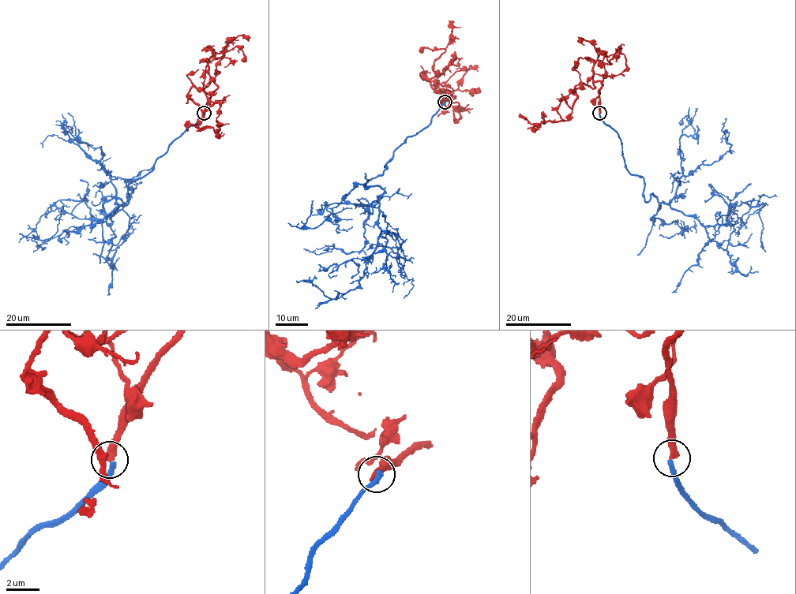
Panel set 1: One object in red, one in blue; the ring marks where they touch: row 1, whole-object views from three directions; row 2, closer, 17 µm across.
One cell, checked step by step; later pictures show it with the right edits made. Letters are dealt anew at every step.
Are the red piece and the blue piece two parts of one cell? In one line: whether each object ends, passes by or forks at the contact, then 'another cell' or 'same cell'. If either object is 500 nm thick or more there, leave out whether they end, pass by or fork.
red ends there; blue ends there; another cell

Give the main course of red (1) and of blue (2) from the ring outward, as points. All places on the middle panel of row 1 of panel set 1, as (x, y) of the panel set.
1: (444, 102), (455, 97), (448, 91), (437, 92), (423, 76), (439, 74), (433, 63), (453, 28), (461, 27)
2: (444, 101), (428, 125), (394, 151), (383, 173), (364, 185), (384, 190), (378, 243), (359, 285), (315, 308)

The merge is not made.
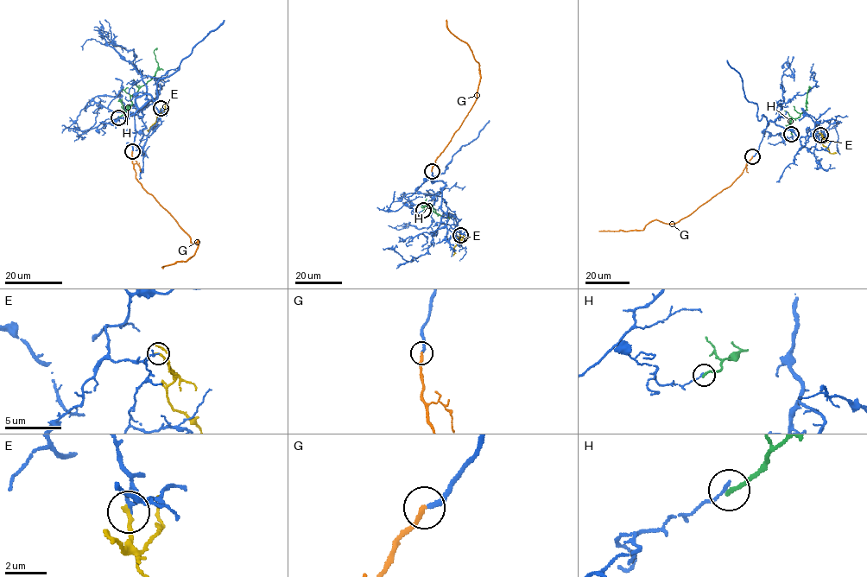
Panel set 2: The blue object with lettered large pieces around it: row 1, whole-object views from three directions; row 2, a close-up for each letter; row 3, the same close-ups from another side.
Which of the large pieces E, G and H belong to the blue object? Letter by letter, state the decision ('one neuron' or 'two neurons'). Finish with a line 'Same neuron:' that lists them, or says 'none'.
E: two neurons
G: one neuron
H: two neurons
Same neuron: G

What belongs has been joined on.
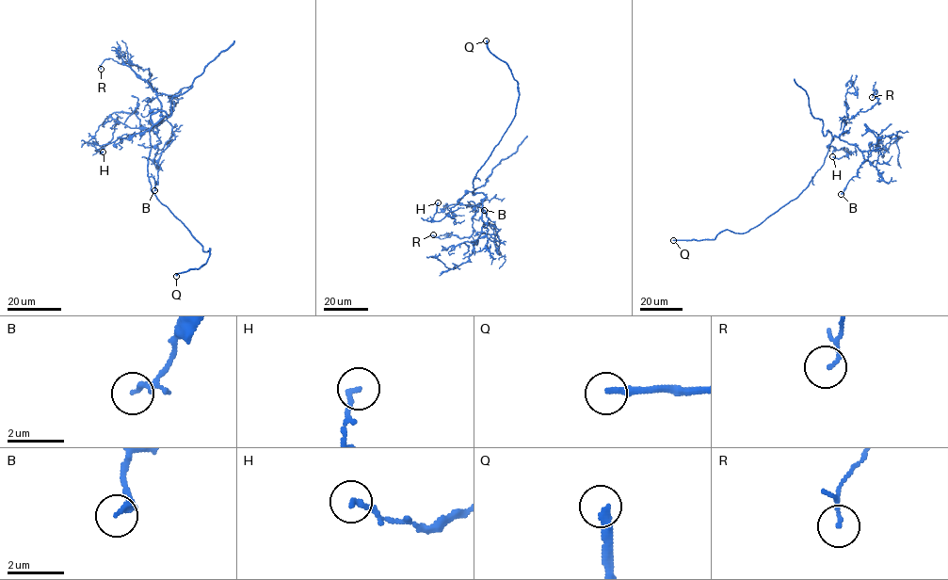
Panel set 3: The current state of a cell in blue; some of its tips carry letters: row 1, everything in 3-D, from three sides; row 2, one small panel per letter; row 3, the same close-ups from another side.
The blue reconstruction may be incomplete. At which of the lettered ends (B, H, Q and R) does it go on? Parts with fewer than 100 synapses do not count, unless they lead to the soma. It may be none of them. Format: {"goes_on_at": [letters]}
{"goes_on_at": ["Q"]}

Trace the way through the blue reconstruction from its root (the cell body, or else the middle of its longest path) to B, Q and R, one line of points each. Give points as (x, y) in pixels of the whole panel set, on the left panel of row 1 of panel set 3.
B: (147, 172), (149, 131), (166, 117), (153, 131), (167, 120), (175, 137), (160, 155), (154, 190)
Q: (147, 172), (151, 189), (156, 198), (202, 246), (203, 251), (210, 249), (205, 264), (176, 276)
R: (147, 172), (149, 131), (166, 117), (157, 92), (148, 81), (149, 71), (109, 58), (101, 69)

